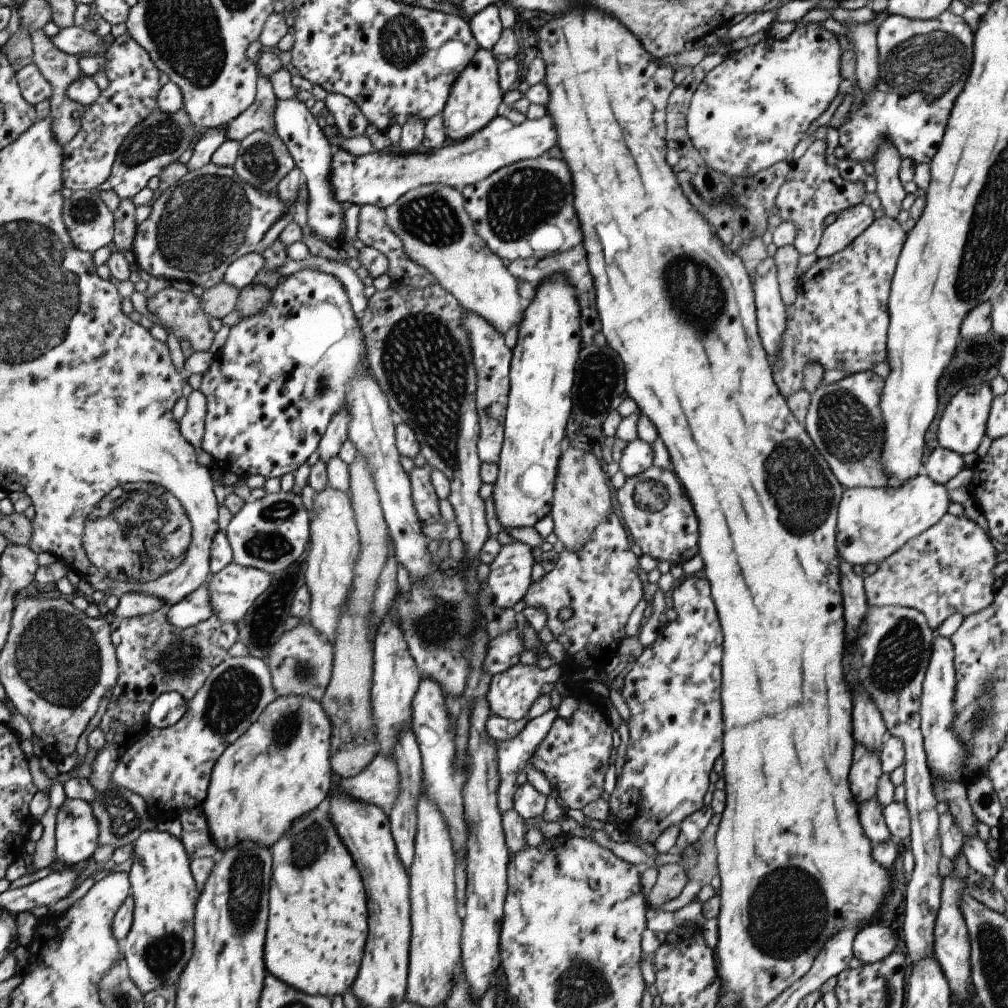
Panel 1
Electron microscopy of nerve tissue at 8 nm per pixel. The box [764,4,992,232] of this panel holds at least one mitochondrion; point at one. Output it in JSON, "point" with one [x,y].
{"point":[924,67]}

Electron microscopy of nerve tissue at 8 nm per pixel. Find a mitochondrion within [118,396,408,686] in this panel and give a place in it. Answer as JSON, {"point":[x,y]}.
{"point":[268,546]}

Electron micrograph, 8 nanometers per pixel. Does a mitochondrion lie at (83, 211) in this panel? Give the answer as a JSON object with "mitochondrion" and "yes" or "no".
{"mitochondrion":"yes"}

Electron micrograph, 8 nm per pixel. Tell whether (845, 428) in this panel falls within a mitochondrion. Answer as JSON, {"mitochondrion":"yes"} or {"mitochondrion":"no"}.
{"mitochondrion":"yes"}

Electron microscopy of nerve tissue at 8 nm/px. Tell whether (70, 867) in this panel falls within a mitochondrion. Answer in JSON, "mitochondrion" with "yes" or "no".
{"mitochondrion":"no"}

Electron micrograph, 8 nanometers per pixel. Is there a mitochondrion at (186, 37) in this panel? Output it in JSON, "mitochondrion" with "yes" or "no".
{"mitochondrion":"yes"}

